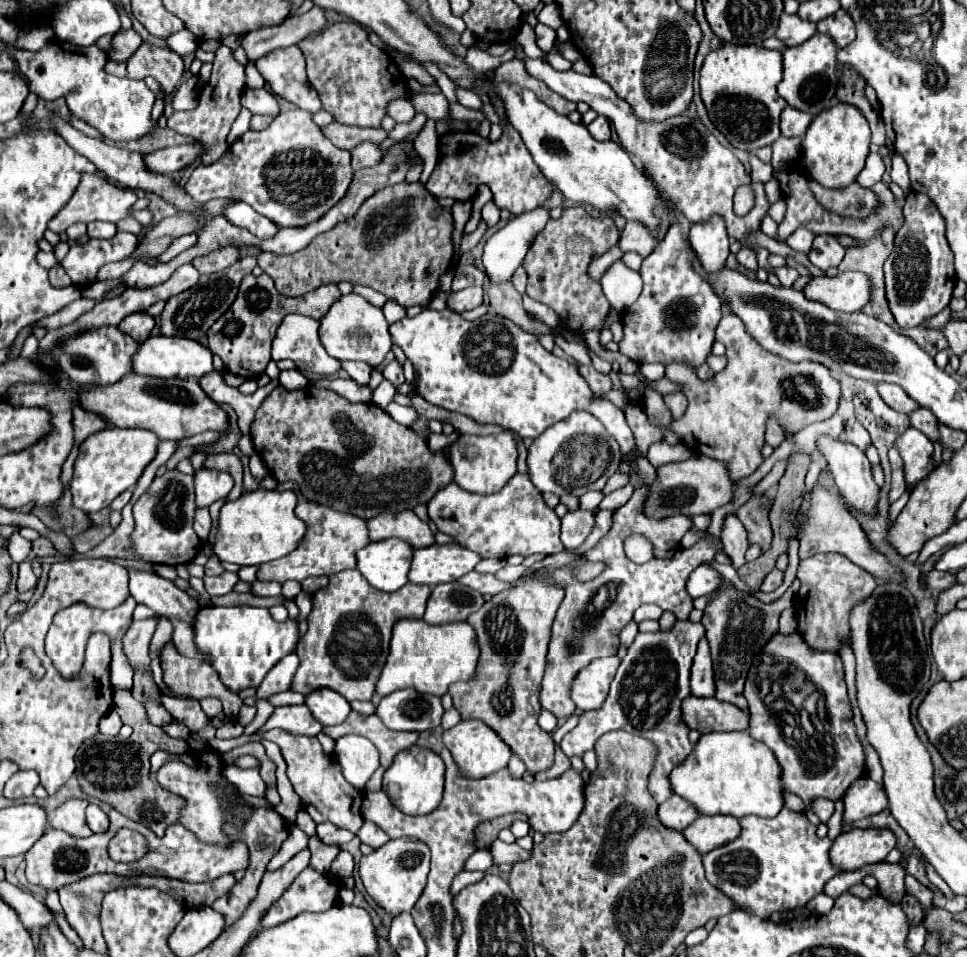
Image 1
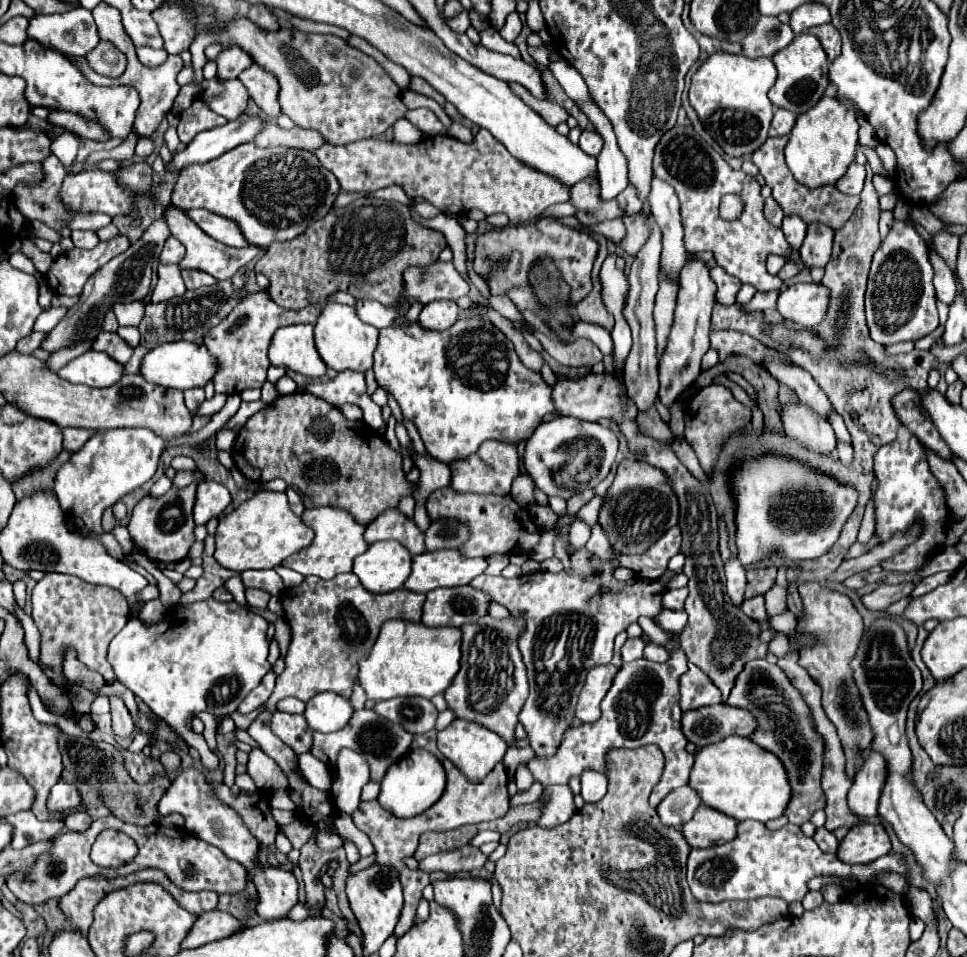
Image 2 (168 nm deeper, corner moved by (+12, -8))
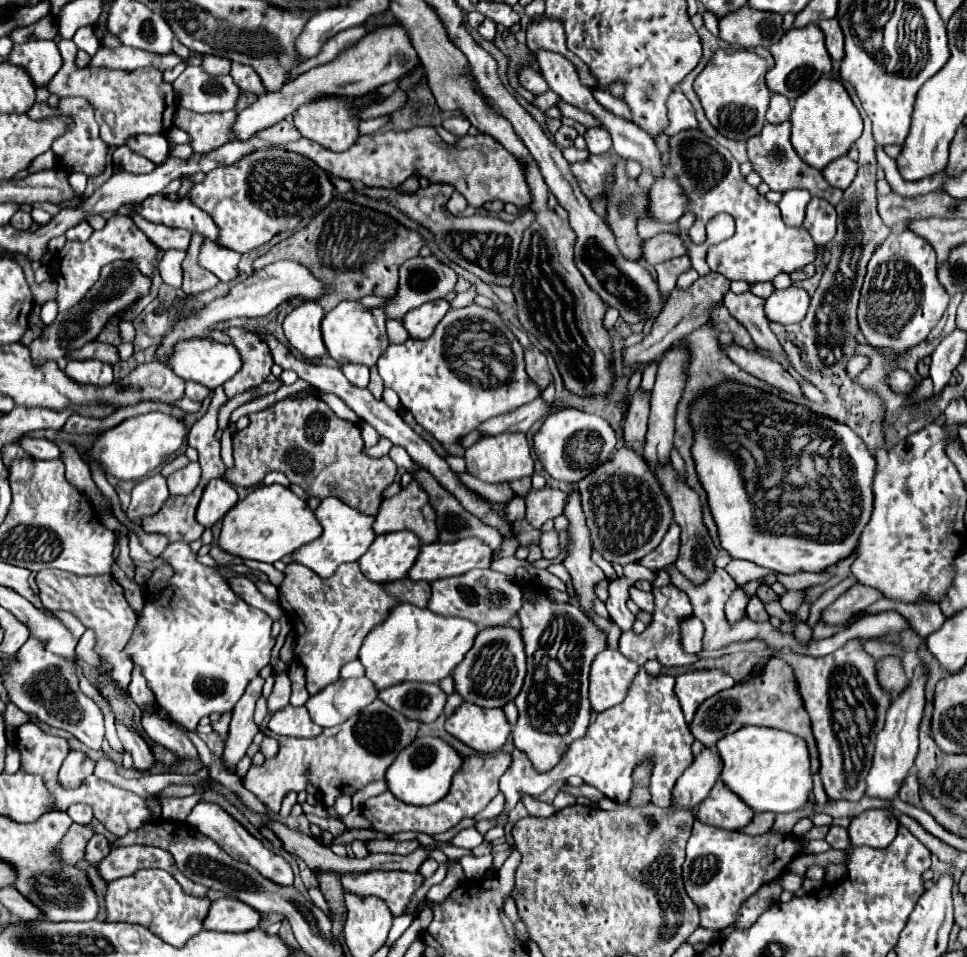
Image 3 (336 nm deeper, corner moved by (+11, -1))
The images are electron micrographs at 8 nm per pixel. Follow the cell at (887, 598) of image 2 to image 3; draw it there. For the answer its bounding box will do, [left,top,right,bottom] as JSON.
[822,584,882,624]

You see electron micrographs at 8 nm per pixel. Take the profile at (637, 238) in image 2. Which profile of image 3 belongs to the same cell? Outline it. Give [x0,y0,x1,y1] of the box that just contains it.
[646,174,686,222]

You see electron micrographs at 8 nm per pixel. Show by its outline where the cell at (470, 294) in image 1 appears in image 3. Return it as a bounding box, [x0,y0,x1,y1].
[402,300,450,338]

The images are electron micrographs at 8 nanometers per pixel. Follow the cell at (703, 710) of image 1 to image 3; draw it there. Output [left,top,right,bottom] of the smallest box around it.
[690,656,820,772]

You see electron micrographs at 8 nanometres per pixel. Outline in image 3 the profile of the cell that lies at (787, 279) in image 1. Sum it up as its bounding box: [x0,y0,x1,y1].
[668,128,816,282]

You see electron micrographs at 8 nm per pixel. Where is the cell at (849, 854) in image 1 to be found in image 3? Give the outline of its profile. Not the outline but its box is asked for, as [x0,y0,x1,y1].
[848,810,898,848]

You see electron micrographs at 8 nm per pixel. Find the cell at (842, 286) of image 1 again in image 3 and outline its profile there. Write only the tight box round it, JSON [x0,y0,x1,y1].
[766,286,810,324]

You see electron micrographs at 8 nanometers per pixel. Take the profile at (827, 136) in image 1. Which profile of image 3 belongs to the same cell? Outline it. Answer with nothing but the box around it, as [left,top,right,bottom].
[792,80,862,168]

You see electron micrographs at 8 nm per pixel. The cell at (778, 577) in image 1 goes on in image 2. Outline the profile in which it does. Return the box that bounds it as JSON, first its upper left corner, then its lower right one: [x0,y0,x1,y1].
[741,597,767,623]

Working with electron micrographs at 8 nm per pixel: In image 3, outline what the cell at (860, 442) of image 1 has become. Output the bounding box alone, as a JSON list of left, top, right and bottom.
[724,292,786,356]

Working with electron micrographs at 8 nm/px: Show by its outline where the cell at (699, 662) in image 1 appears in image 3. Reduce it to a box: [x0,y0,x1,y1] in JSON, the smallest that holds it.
[676,668,736,722]

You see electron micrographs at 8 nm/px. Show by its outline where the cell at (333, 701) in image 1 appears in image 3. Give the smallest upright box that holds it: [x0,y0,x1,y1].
[306,678,378,726]

